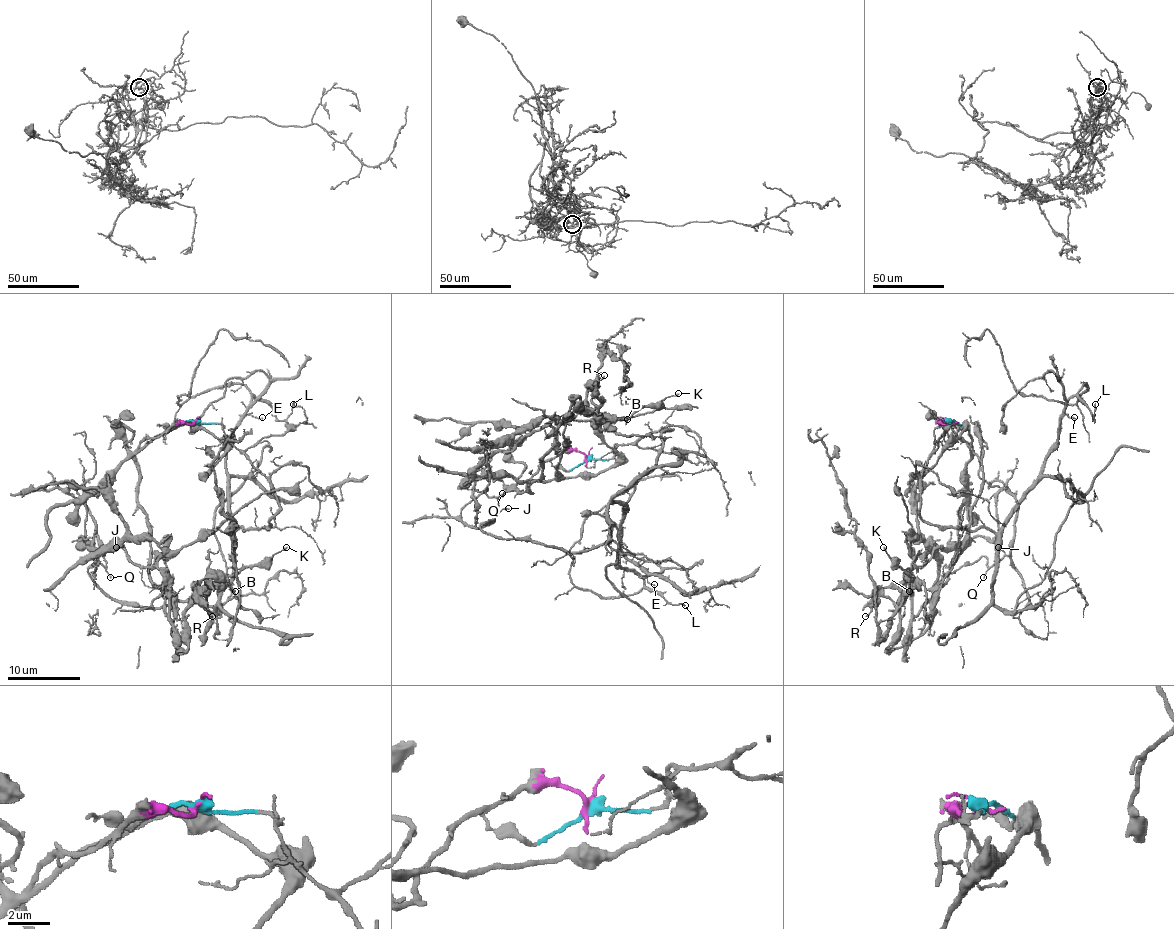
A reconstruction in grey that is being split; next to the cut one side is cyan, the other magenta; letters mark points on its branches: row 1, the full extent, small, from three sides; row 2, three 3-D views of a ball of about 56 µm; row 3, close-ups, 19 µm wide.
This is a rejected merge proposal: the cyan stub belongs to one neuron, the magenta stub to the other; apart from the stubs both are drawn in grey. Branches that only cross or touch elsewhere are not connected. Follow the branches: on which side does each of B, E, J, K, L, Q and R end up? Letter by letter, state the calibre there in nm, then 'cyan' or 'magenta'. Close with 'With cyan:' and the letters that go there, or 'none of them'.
B: 170 nm thick; magenta
E: 100 nm thick; cyan
J: 170 nm thick; cyan
K: 140 nm thick; magenta
L: 140 nm thick; cyan
Q: 90 nm thick; cyan
R: 140 nm thick; magenta
With cyan: E, J, L, Q

